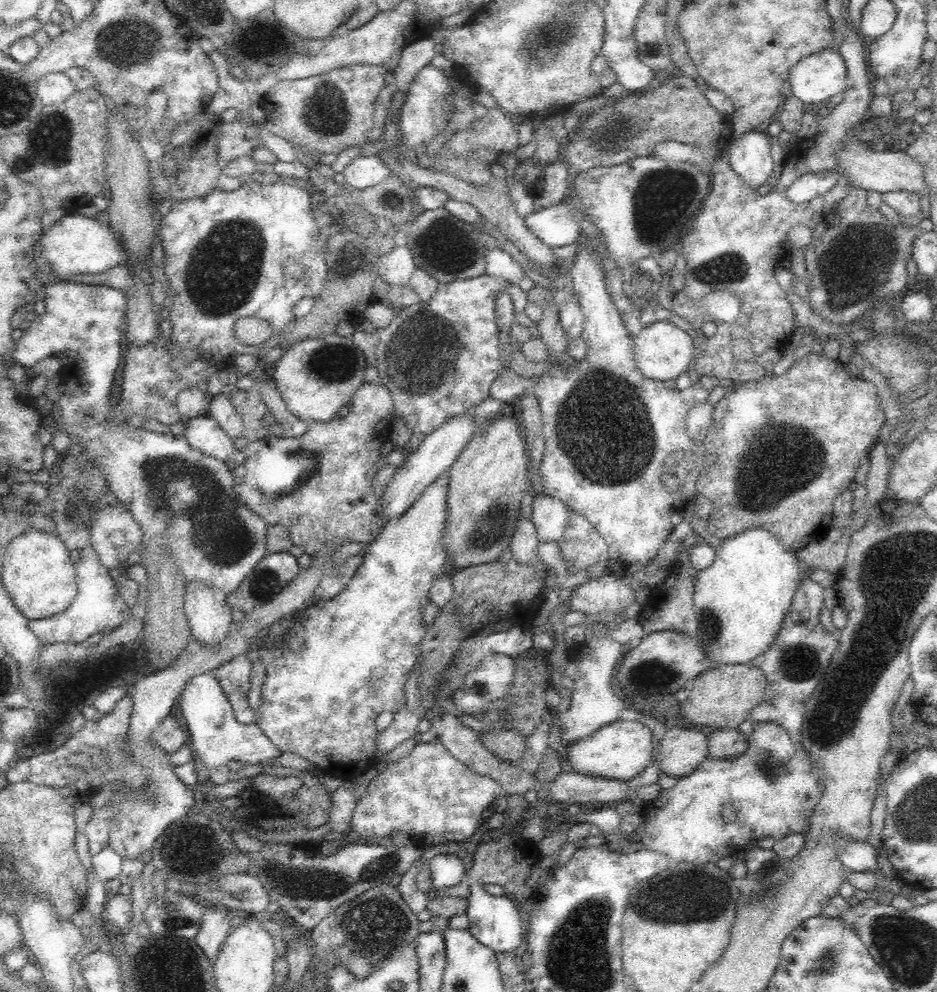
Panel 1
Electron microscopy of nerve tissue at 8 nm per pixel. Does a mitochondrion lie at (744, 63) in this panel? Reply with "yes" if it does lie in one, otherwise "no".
no

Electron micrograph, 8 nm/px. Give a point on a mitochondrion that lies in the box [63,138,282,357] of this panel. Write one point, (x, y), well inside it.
(219, 289)

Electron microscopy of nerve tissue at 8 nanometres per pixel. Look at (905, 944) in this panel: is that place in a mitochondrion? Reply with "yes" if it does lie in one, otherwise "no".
yes

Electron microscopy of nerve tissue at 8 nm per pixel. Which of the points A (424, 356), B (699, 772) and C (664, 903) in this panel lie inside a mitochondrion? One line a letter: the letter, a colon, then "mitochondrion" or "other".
A: mitochondrion
B: other
C: mitochondrion

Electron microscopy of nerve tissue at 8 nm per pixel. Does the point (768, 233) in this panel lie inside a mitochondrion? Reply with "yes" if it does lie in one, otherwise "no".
no

